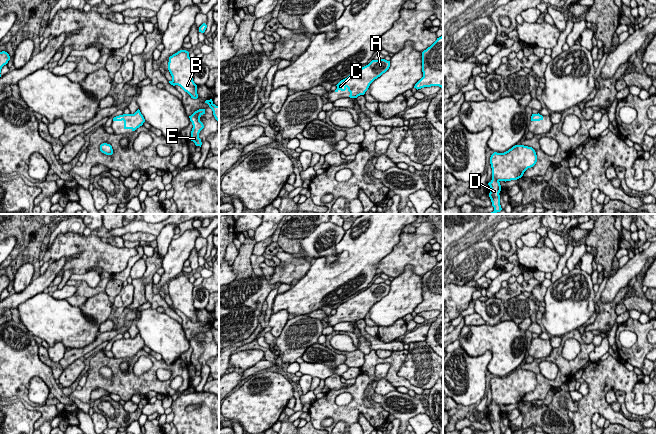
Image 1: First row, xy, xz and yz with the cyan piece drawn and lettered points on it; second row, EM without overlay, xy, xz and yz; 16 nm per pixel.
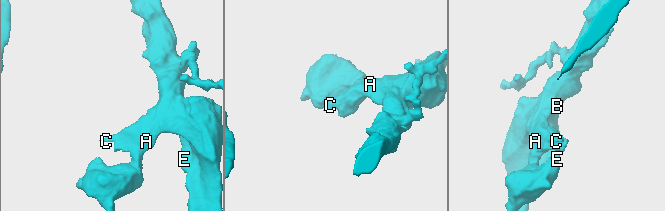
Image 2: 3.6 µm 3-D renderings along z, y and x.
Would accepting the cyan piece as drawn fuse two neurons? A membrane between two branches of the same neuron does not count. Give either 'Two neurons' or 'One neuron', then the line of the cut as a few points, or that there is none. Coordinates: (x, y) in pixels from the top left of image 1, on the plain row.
One neuron. No split

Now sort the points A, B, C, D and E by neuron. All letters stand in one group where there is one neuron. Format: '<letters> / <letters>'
A B C D E

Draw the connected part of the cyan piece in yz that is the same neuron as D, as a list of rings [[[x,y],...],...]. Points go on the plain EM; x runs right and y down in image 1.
[[[515,369],[504,377],[494,376],[490,381],[492,404],[489,421],[494,434],[502,434],[500,429],[501,405],[511,405],[521,402],[524,396],[537,386],[537,379],[532,371]]]

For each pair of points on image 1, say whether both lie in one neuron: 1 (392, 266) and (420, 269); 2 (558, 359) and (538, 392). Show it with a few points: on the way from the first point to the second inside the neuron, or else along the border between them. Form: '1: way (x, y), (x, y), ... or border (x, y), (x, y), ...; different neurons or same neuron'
1: way (399, 261), (413, 262); same neuron
2: way (561, 369), (561, 376), (553, 384), (548, 385); same neuron

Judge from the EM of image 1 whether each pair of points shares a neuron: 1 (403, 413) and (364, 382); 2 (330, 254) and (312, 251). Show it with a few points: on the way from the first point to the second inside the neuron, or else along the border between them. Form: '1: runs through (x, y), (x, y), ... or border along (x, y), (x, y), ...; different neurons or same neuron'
1: border along (375, 402), (379, 403), (389, 413); different neurons
2: runs through (326, 252), (316, 251); same neuron

